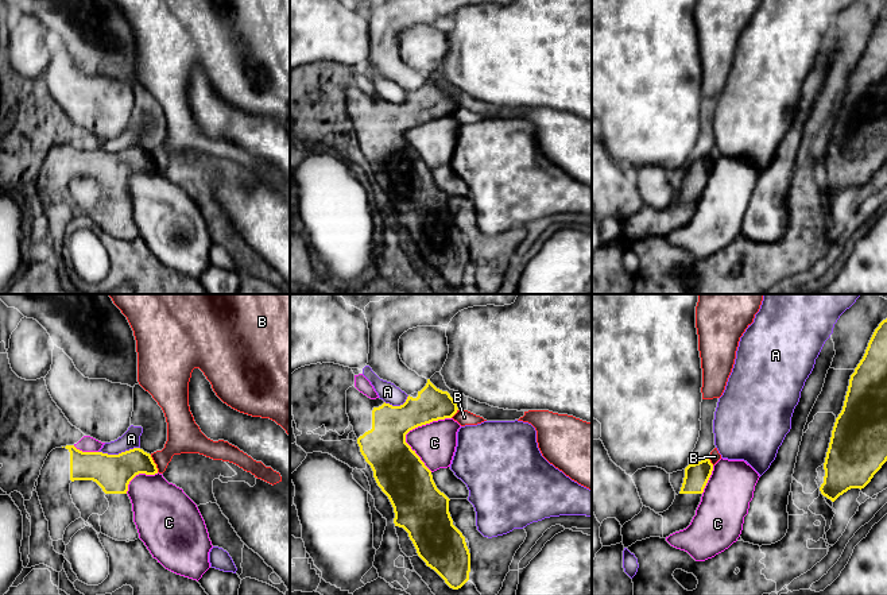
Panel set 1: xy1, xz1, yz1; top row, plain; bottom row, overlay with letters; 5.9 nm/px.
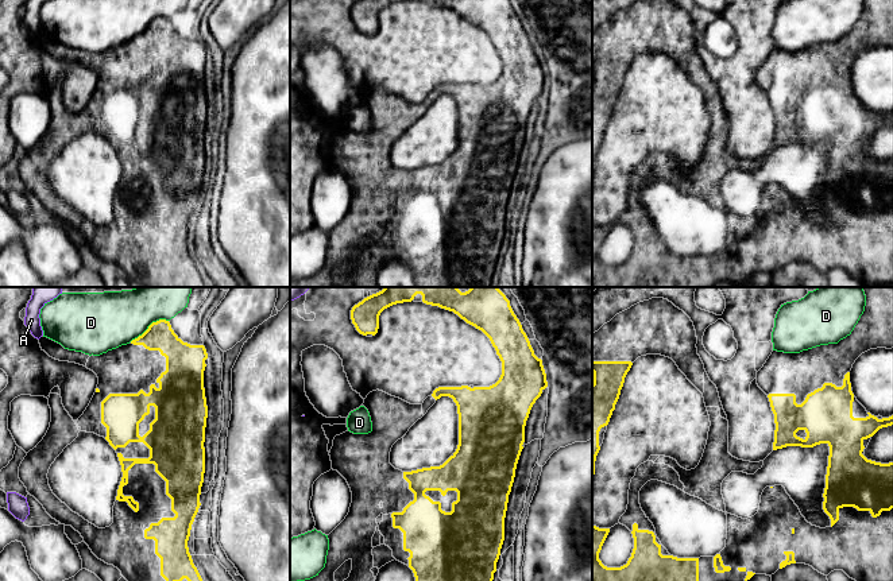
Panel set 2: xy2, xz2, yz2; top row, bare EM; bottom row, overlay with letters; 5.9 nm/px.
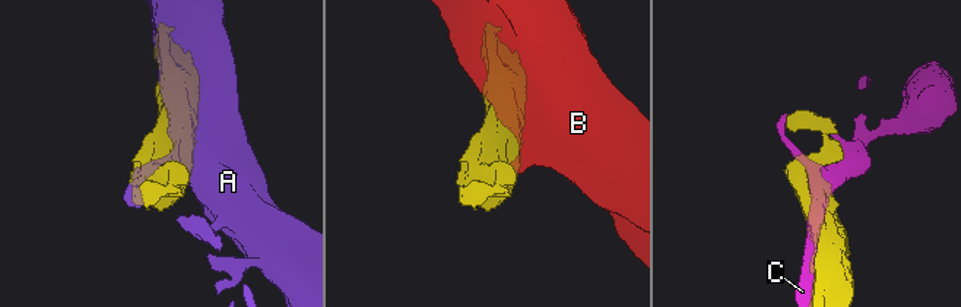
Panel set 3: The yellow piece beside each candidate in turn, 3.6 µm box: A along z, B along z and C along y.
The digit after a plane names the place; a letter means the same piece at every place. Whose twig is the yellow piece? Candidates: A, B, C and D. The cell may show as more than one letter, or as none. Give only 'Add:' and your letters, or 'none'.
Add: none

